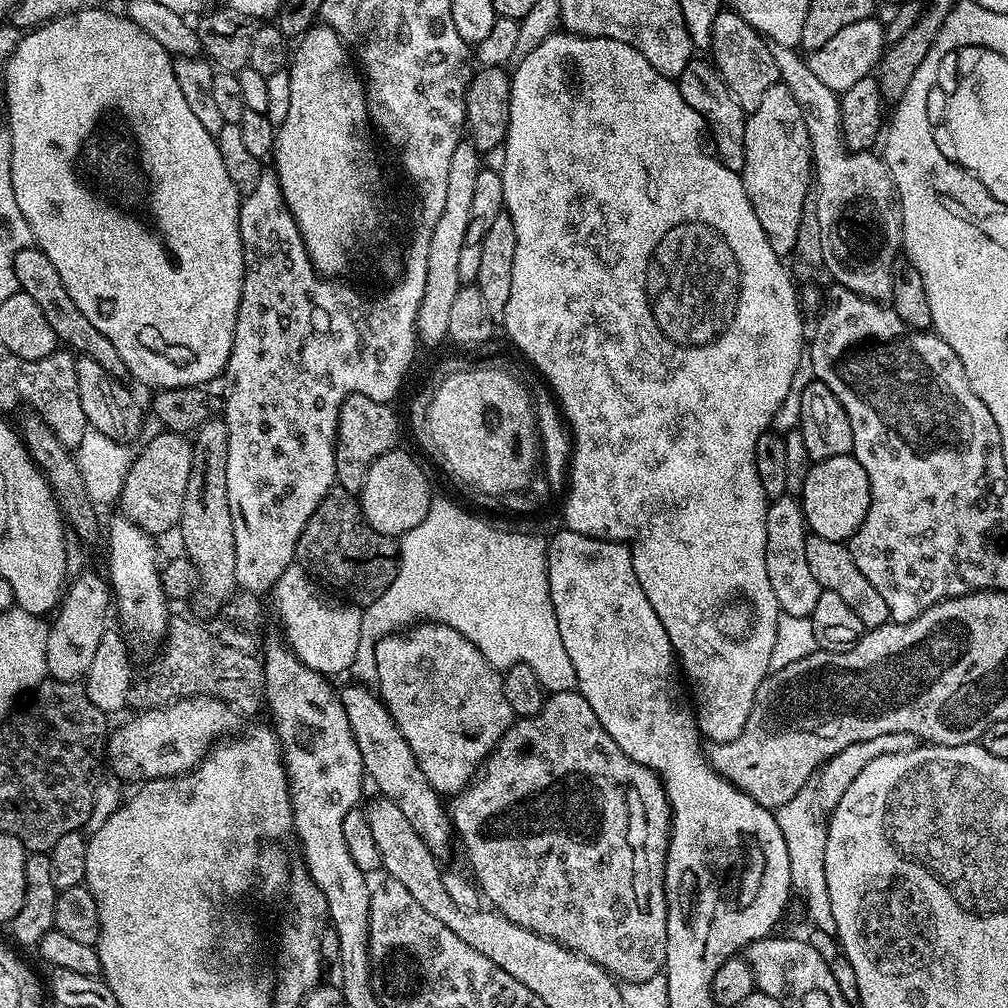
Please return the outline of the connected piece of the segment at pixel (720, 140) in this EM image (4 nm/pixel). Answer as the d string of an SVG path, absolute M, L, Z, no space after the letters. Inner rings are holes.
M694 58L686 66L686 70L682 70L678 78L680 93L686 106L694 106L694 110L700 115L701 121L706 125L707 135L708 132L712 135L711 147L714 149L716 159L727 166L731 172L743 173L746 162L747 115L742 110L742 106L738 106L734 94L730 94L715 64L707 59L704 60Z

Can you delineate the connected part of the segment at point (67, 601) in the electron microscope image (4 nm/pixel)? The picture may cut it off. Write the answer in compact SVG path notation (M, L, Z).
M84 570L67 585L66 591L51 617L53 620L50 620L48 624L46 666L51 679L76 682L88 675L90 662L94 662L94 650L98 650L98 646L102 642L102 634L106 631L107 624L104 623L108 620L108 604L110 608L110 588L101 575L98 577L90 570Z

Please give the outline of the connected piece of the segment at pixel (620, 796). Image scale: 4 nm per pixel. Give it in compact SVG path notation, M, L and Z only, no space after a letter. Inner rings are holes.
M579 691L571 692L554 692L545 699L542 710L537 716L526 716L517 719L504 732L504 736L496 743L496 749L488 755L488 759L484 761L479 769L478 775L473 779L472 783L462 791L455 793L451 797L450 803L447 805L446 811L452 822L452 831L455 839L460 840L460 844L464 847L464 856L468 859L468 864L472 867L470 871L471 879L474 881L477 889L482 893L483 899L488 900L493 909L505 916L510 922L514 922L518 926L528 928L531 932L536 932L539 936L548 936L552 940L557 940L559 944L563 944L566 948L585 956L587 960L593 960L595 964L599 964L605 972L613 977L619 978L624 982L646 982L646 978L654 978L661 975L664 968L664 959L666 958L666 942L668 941L668 899L664 893L664 860L668 856L668 838L672 831L672 810L668 803L668 795L664 793L664 785L661 784L659 775L651 772L646 766L642 766L638 762L634 762L626 755L618 746L618 742L614 742L614 738L610 738L610 734L606 734L606 730L602 726L602 722L598 722L598 718L594 714L594 710L590 710L590 702L586 702L586 698L580 695Z

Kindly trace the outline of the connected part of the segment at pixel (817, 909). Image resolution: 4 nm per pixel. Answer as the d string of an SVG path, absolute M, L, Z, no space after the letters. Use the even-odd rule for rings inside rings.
M815 791L799 792L790 802L775 809L778 830L782 830L782 838L786 838L786 854L790 854L790 878L792 887L797 893L804 895L804 908L808 911L808 920L820 932L829 938L835 937L838 922L834 922L834 914L830 910L830 890L826 886L826 842L828 826L822 809L817 801Z

